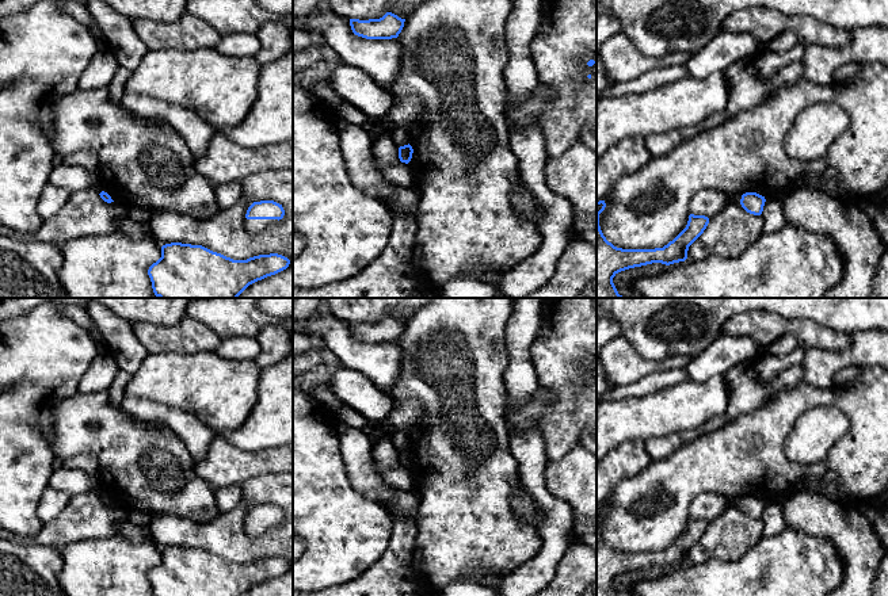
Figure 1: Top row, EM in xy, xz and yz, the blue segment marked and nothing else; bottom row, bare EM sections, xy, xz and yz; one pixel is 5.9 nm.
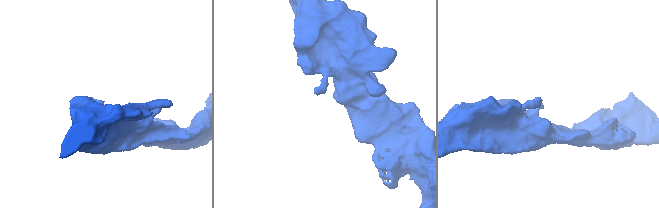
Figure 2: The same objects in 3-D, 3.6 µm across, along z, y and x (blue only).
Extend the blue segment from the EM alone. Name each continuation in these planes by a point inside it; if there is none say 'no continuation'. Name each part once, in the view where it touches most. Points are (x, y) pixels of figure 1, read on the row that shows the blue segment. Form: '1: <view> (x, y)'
1: xy (252, 226)

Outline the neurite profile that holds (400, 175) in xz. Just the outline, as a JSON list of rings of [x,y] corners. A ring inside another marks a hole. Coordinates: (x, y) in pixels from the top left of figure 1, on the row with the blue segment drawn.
[[[373,158],[374,167],[378,169],[384,180],[393,187],[413,186],[413,173],[408,164],[399,163],[396,165],[382,165]]]

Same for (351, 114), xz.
[[[321,100],[327,108],[338,118],[344,119],[348,125],[361,126],[366,121],[366,115],[352,103],[347,100],[332,102]]]

